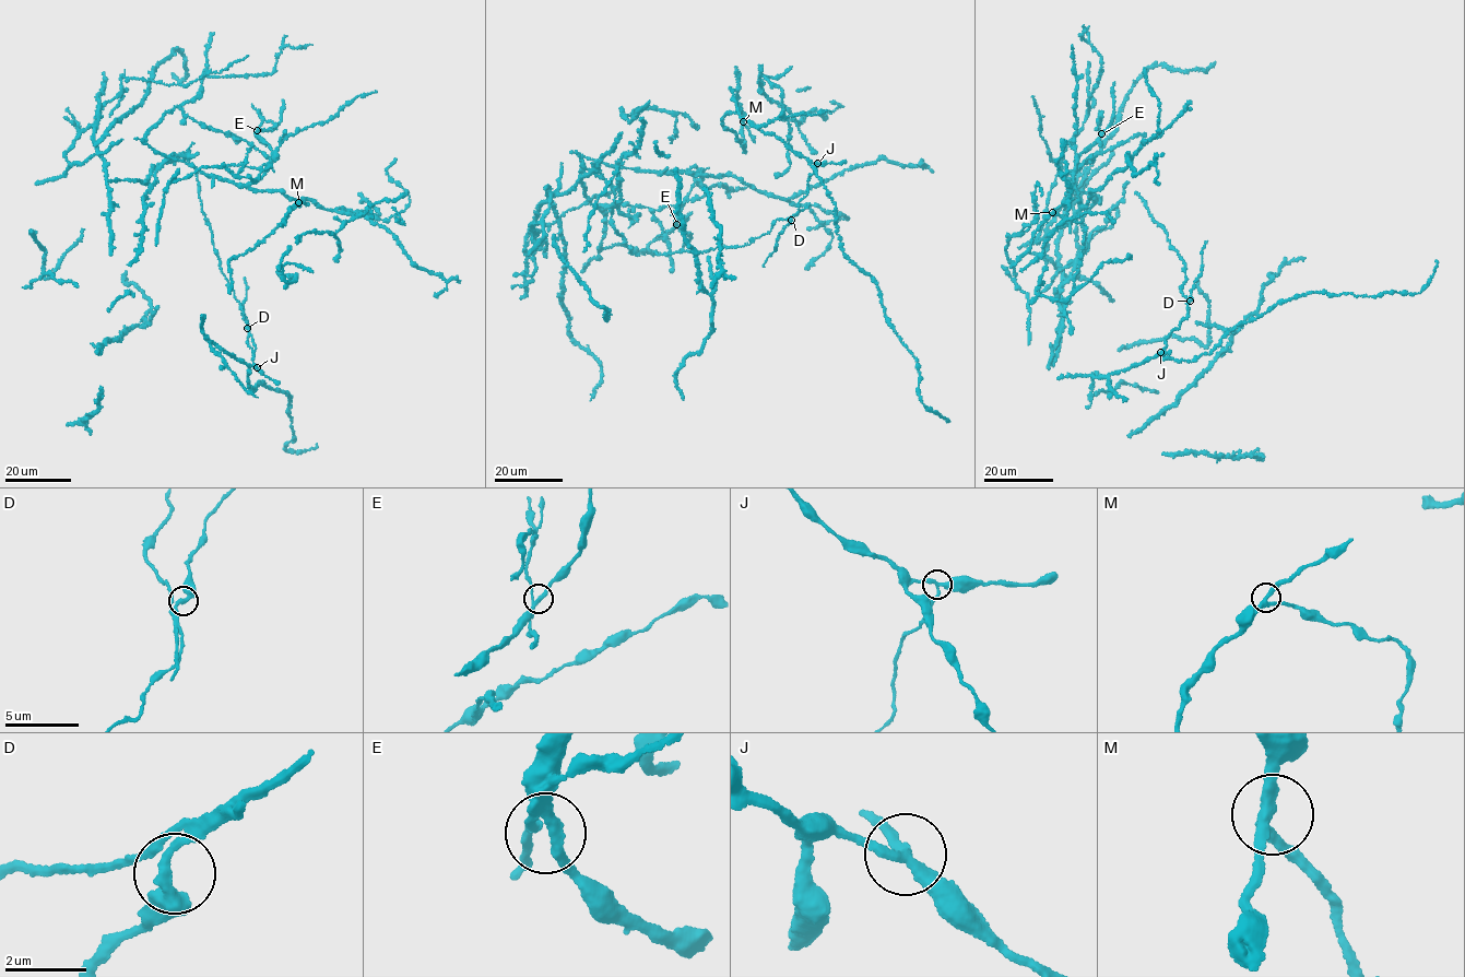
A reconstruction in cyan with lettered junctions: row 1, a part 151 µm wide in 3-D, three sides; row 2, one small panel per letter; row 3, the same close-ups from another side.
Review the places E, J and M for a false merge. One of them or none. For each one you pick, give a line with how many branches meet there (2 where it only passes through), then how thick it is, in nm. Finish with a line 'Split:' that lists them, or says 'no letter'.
J: 3 branches meet; 240 nm thick
Split: J

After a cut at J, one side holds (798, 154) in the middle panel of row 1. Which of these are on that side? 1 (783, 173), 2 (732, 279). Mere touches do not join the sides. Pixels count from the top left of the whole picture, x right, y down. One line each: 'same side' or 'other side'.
1: same side
2: same side

